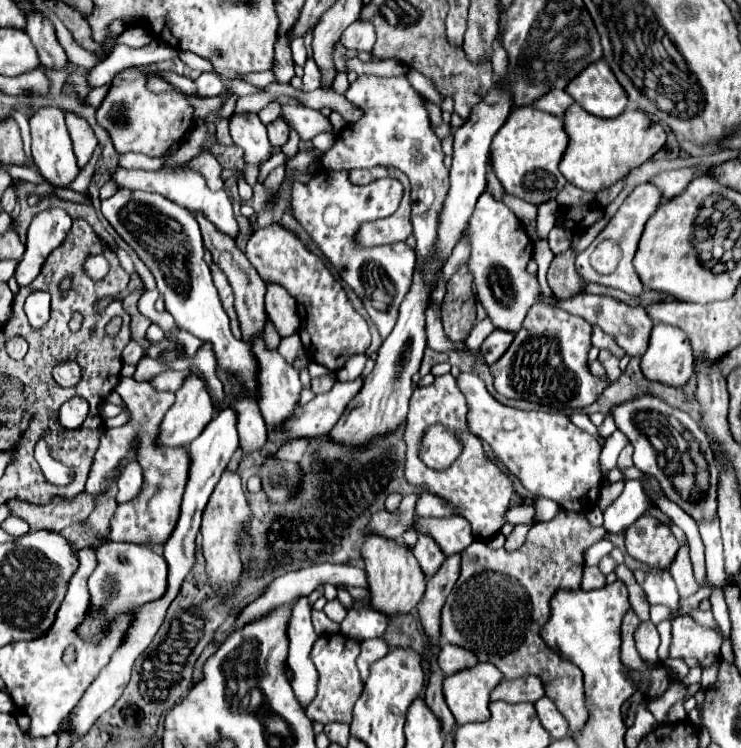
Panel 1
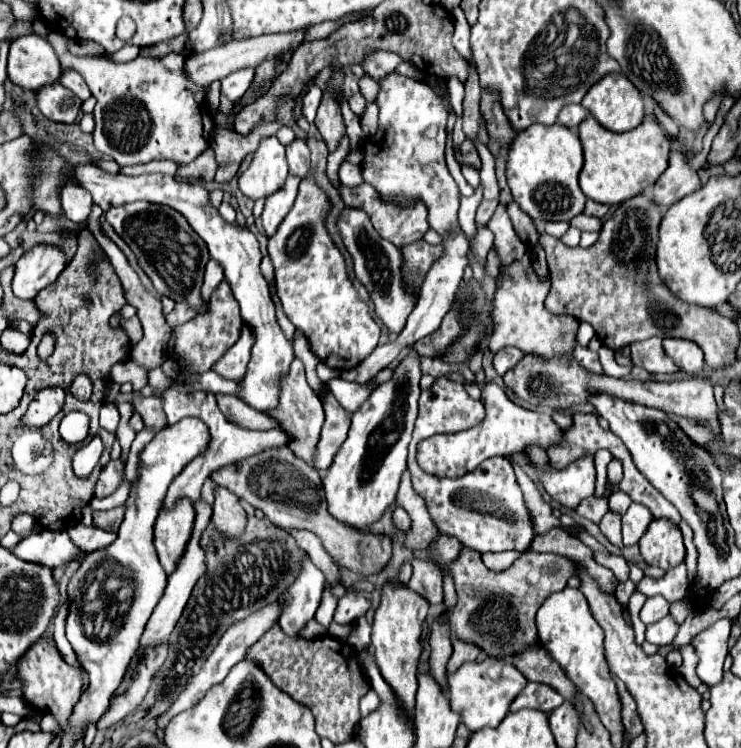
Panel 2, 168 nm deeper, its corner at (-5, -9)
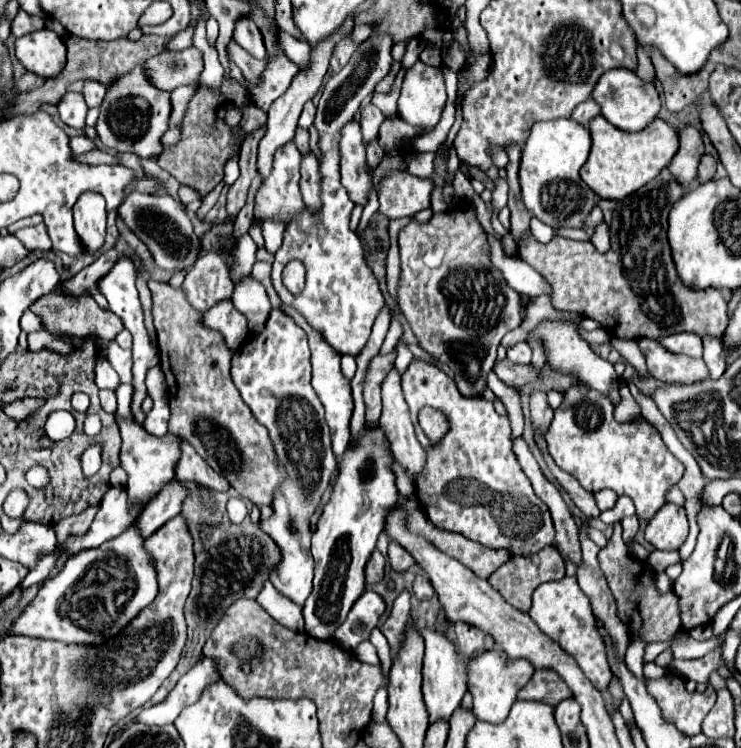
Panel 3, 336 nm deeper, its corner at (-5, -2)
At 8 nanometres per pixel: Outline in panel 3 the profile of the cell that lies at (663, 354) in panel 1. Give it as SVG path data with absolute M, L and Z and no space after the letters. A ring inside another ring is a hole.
M688 332L672 334L672 336L662 338L660 344L666 350L676 352L676 354L686 354L686 356L692 356L692 358L702 358L702 338L696 336L696 334L688 334Z

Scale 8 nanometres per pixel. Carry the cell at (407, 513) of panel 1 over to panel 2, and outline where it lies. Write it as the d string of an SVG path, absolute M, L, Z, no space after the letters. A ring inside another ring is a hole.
M288 447L268 449L266 453L258 453L258 457L248 457L246 461L236 461L234 465L216 469L210 473L210 479L236 493L238 499L244 499L252 507L260 509L274 525L308 529L316 533L332 559L362 577L380 573L392 557L392 541L388 537L360 533L330 517L320 473L308 467L304 461L298 461L298 457L294 457Z

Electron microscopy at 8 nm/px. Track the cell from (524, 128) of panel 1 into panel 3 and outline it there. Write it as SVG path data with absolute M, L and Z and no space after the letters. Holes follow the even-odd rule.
M550 120L536 122L522 148L520 158L520 188L522 202L540 222L558 228L582 228L584 218L596 204L594 192L582 182L578 170L586 162L590 152L590 132L586 126L574 120Z

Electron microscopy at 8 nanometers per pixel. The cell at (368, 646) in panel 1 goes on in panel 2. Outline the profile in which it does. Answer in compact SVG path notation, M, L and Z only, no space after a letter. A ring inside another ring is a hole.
M370 689L370 693L360 701L360 711L362 711L362 717L368 717L374 709L378 709L380 701L378 701L378 695L374 693L374 689Z

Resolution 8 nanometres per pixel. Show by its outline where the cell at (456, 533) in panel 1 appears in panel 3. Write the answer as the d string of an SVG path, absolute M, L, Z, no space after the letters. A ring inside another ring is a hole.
M498 648L482 652L476 658L468 658L466 660L466 684L468 684L468 692L474 698L472 712L476 720L486 720L490 724L504 722L512 704L516 702L516 692L530 680L532 674L534 674L534 668L530 666L530 662L522 658L510 660Z

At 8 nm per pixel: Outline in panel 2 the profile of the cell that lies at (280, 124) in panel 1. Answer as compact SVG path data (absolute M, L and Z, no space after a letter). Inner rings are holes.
M296 139L286 147L286 159L290 165L290 173L294 177L304 179L310 171L310 149L304 139Z

